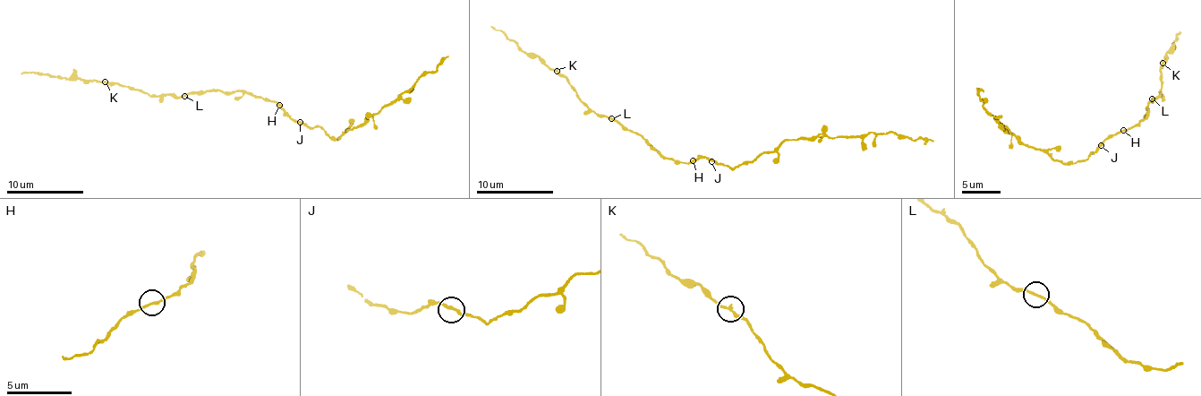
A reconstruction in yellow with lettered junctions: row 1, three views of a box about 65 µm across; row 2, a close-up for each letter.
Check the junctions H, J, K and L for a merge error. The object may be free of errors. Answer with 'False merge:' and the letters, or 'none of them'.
False merge: none of them

